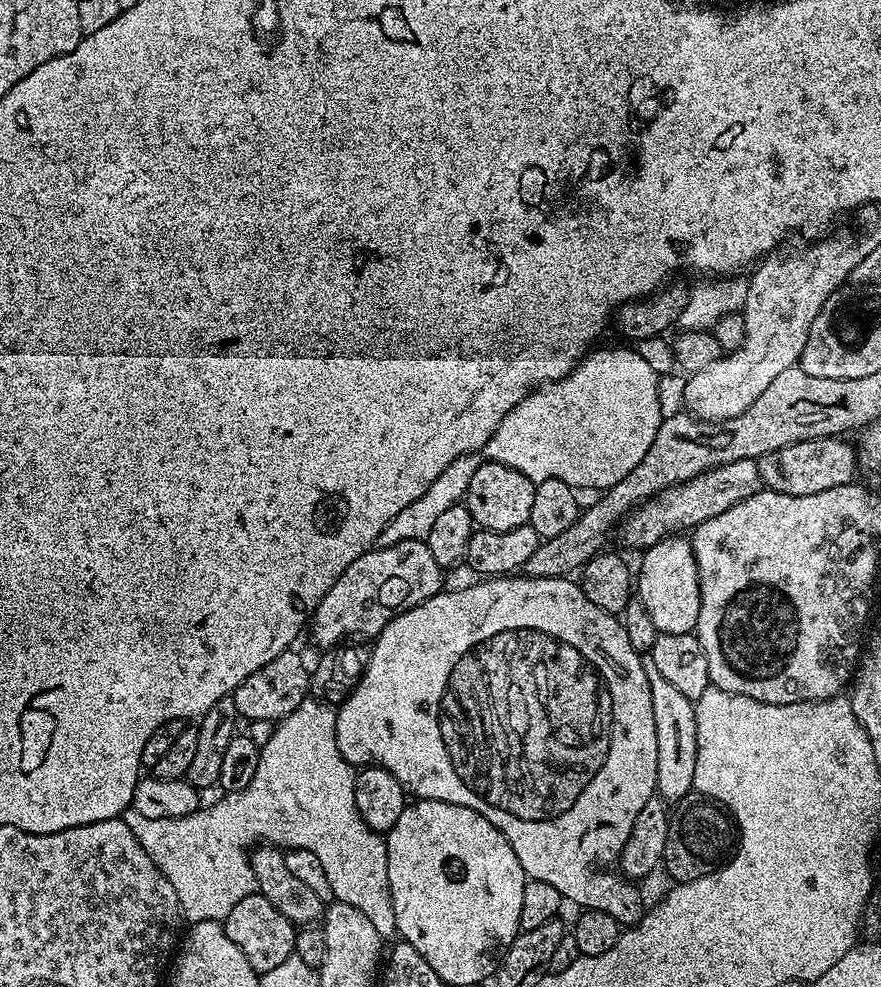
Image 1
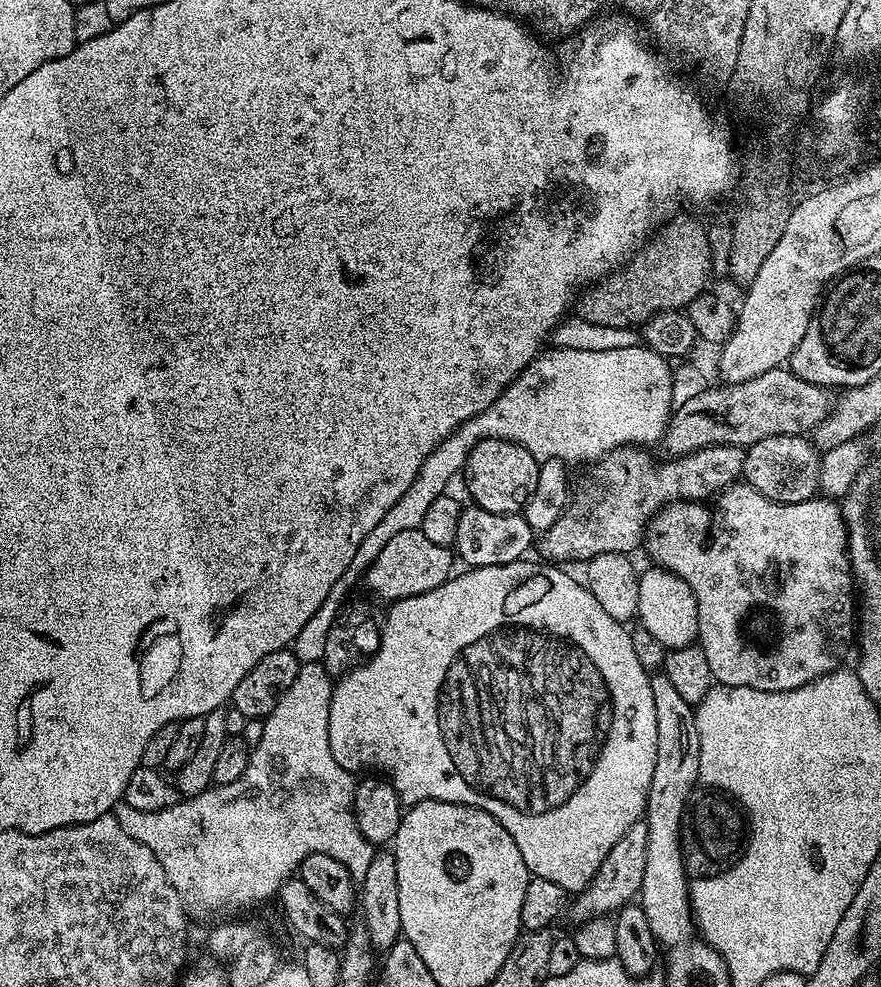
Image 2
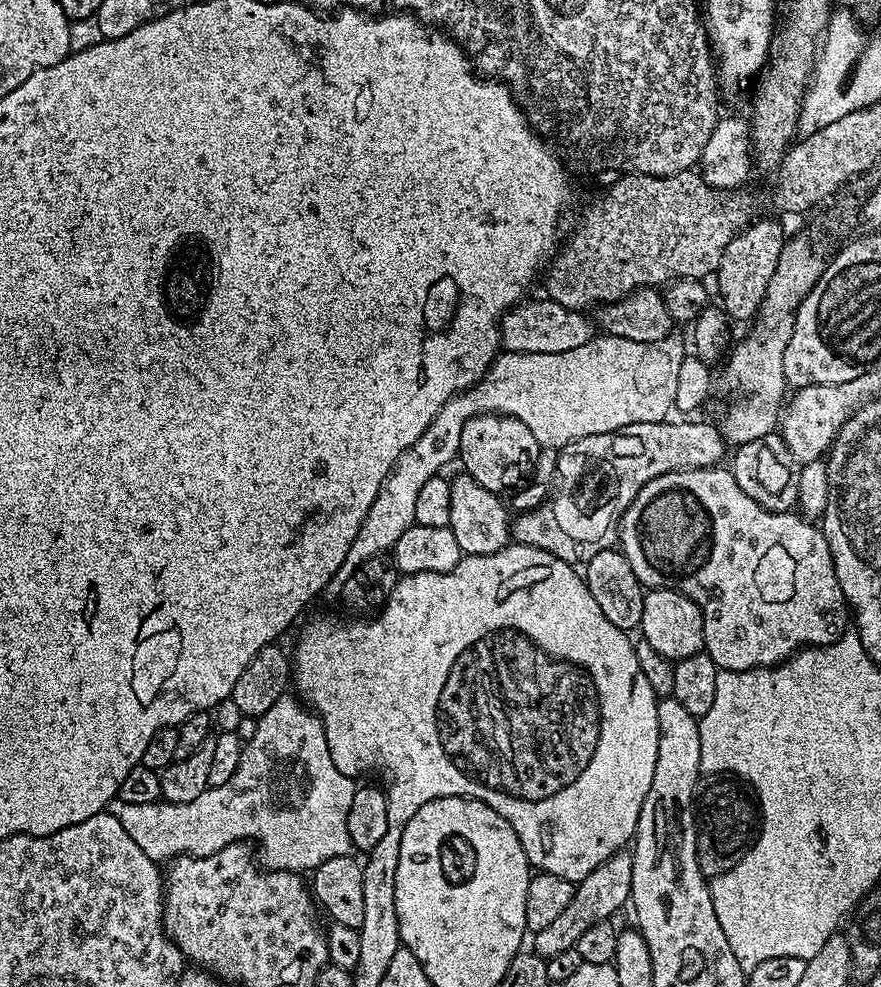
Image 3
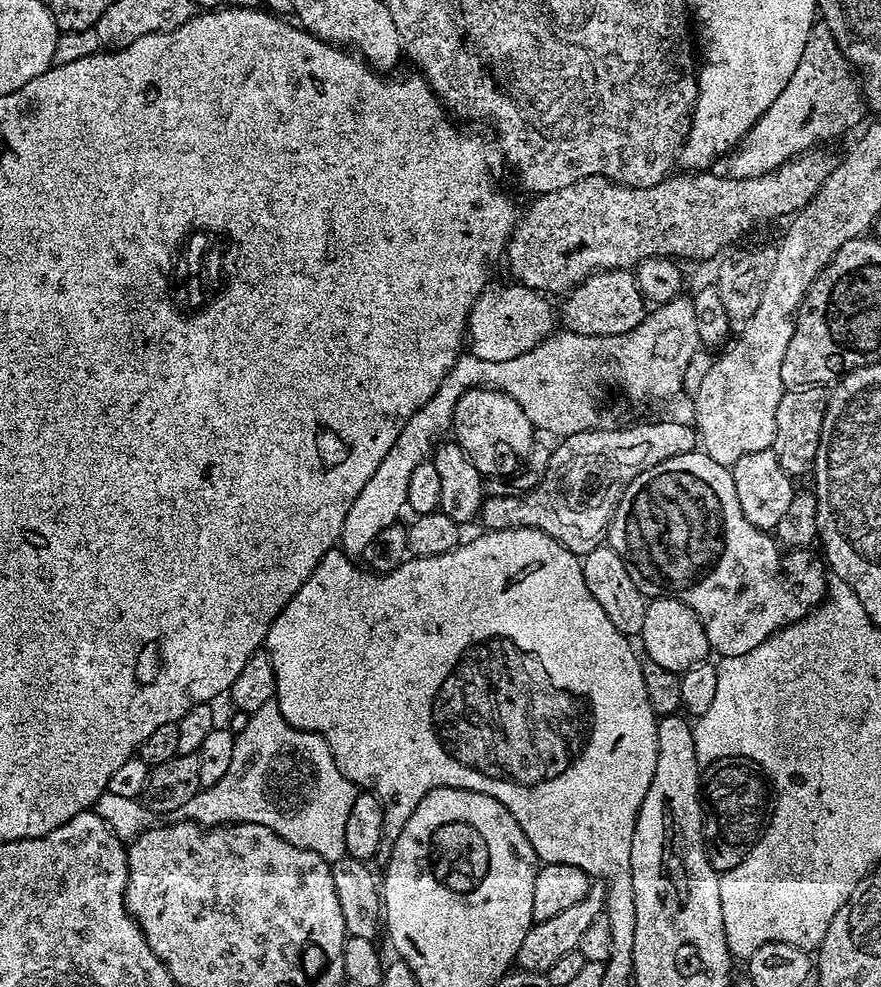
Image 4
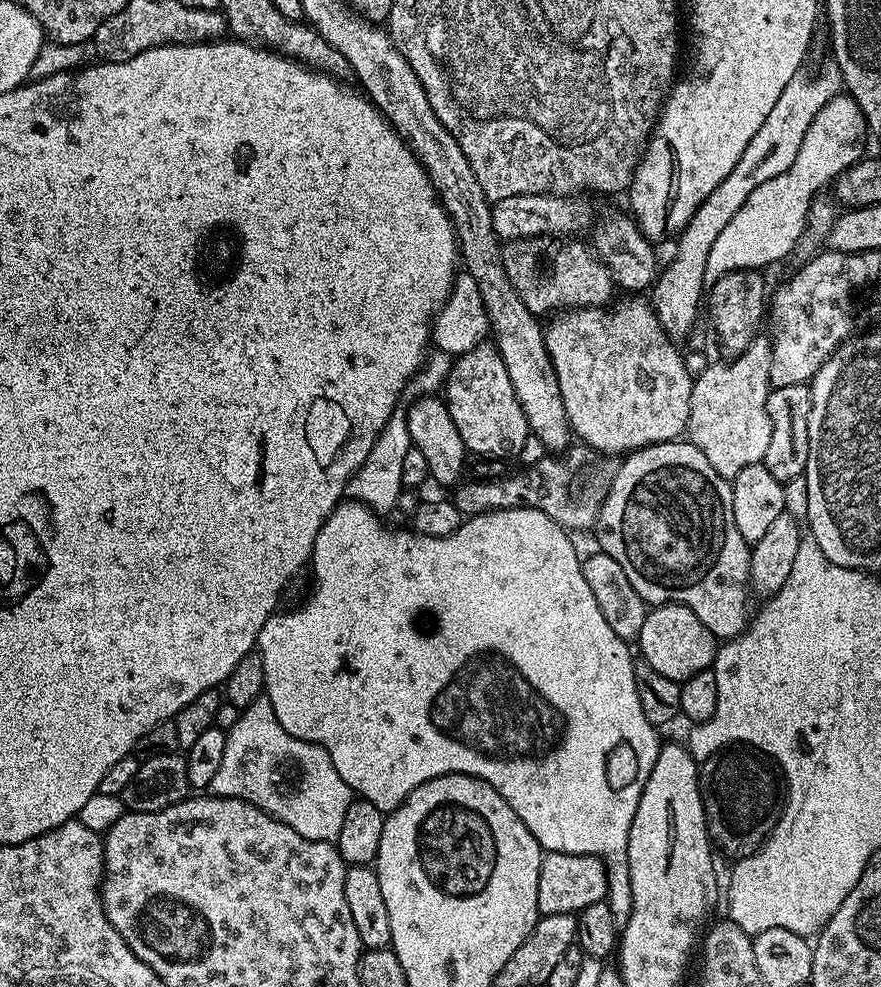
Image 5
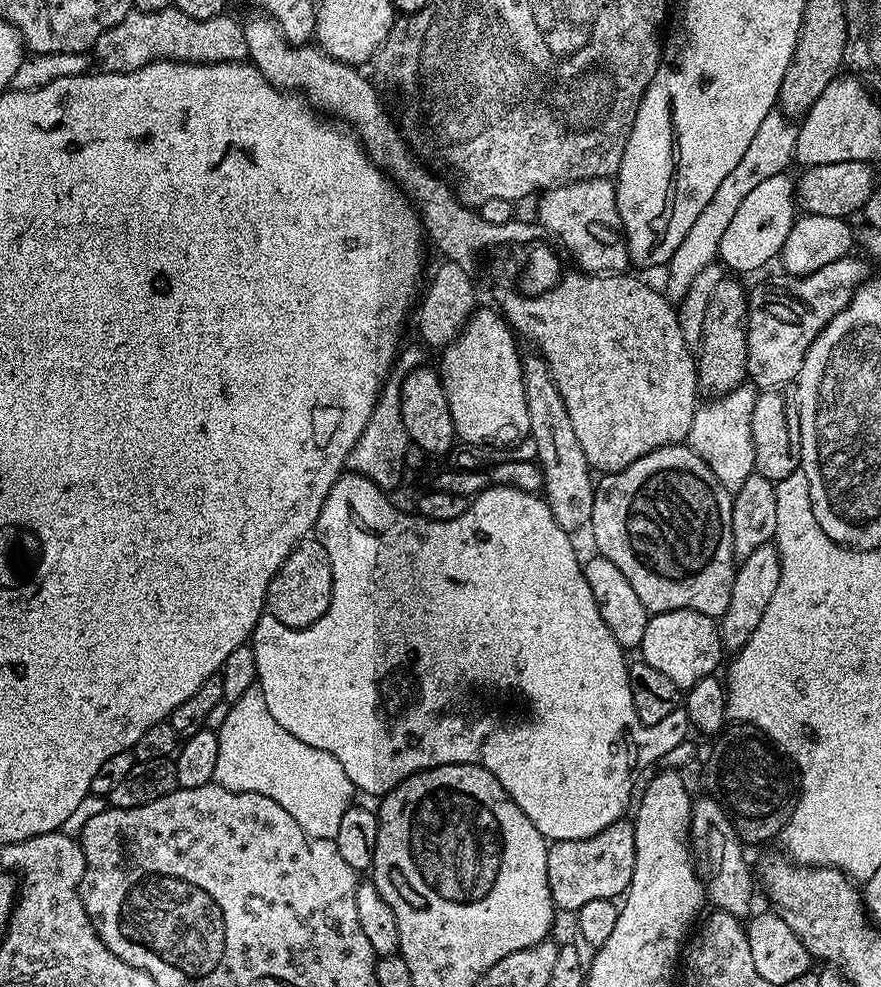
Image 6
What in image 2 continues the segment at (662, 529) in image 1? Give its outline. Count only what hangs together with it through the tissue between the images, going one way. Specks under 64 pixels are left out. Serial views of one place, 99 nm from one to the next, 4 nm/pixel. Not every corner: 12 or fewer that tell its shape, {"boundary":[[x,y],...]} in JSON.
{"boundary":[[629,446],[589,463],[539,537],[545,561],[632,554],[666,504],[704,502],[745,449],[656,465]]}

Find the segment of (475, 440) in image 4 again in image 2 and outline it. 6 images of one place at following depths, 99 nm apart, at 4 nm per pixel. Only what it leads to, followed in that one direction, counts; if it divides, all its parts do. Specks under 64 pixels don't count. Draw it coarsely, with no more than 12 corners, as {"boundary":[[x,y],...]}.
{"boundary":[[477,440],[462,481],[490,514],[523,513],[541,461],[513,440]]}

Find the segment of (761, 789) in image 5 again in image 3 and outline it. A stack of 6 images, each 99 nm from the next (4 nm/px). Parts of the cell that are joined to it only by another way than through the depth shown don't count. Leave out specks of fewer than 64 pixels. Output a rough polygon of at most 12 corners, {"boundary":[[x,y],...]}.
{"boundary":[[728,774],[696,789],[696,857],[704,877],[746,858],[758,804]]}

